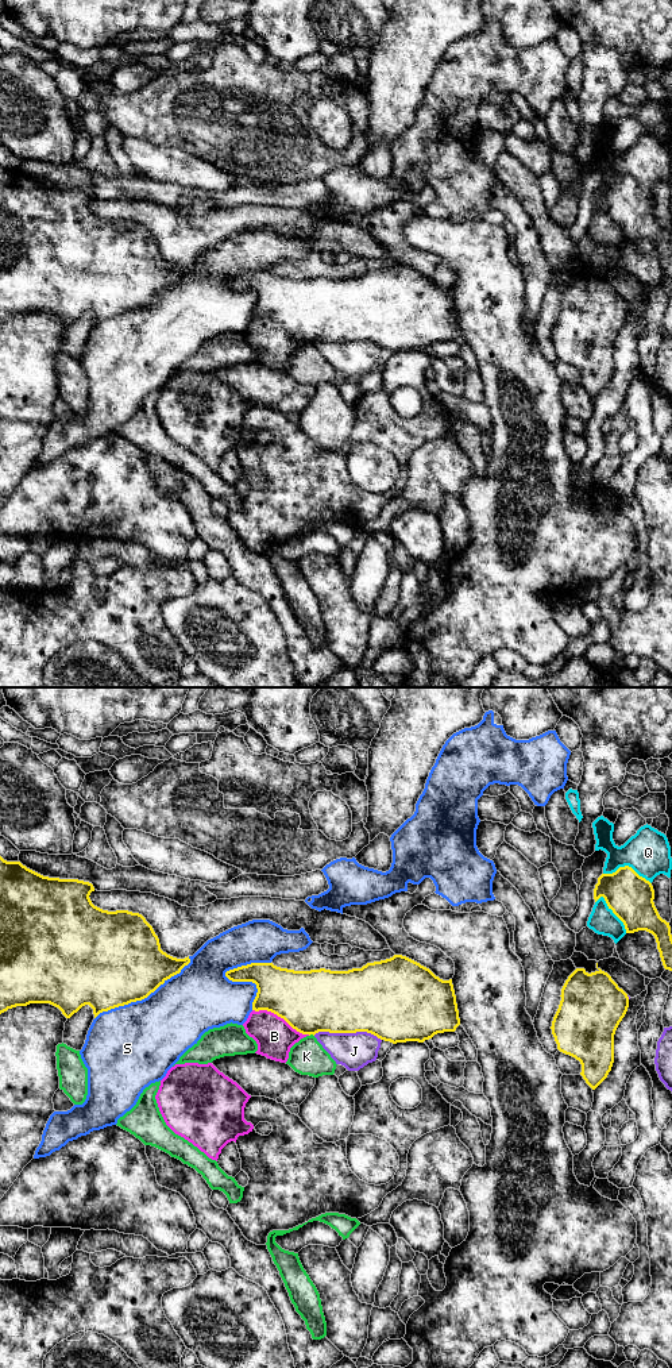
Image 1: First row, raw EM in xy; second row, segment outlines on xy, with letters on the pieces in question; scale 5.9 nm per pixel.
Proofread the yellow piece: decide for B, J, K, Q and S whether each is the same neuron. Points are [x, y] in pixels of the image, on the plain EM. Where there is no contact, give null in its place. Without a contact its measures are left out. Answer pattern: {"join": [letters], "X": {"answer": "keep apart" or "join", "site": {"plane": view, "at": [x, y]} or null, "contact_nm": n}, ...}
{"join": [], "B": {"answer": "keep apart", "site": {"plane": "xy", "at": [281, 326]}, "contact_nm": 380}, "J": {"answer": "keep apart", "site": {"plane": "xy", "at": [347, 340]}, "contact_nm": 400}, "K": {"answer": "keep apart", "site": {"plane": "xy", "at": [311, 342]}, "contact_nm": 30}, "Q": {"answer": "keep apart", "site": {"plane": "xy", "at": [628, 174]}, "contact_nm": 300}, "S": {"answer": "keep apart", "site": {"plane": "xy", "at": [145, 305]}, "contact_nm": 700}}

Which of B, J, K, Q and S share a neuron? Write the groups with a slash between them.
B / J / K / Q / S

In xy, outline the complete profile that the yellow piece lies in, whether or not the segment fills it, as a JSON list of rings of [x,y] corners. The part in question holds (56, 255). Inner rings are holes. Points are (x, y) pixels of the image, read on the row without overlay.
[[[0,165],[0,323],[16,315],[50,312],[70,327],[89,313],[96,327],[103,320],[147,307],[190,271],[189,265],[177,267],[163,261],[142,223],[103,219],[92,212],[92,200],[89,190],[43,185]]]

